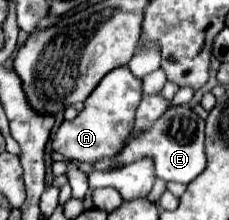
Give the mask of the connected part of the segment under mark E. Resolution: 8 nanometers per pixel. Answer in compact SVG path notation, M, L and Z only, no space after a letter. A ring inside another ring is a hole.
M180 105L176 109L168 109L138 143L130 143L122 155L122 167L140 159L152 157L156 175L162 181L176 181L176 183L190 183L206 169L206 151L204 151L204 119L200 119L190 105ZM184 119L186 119L186 137L184 137Z

